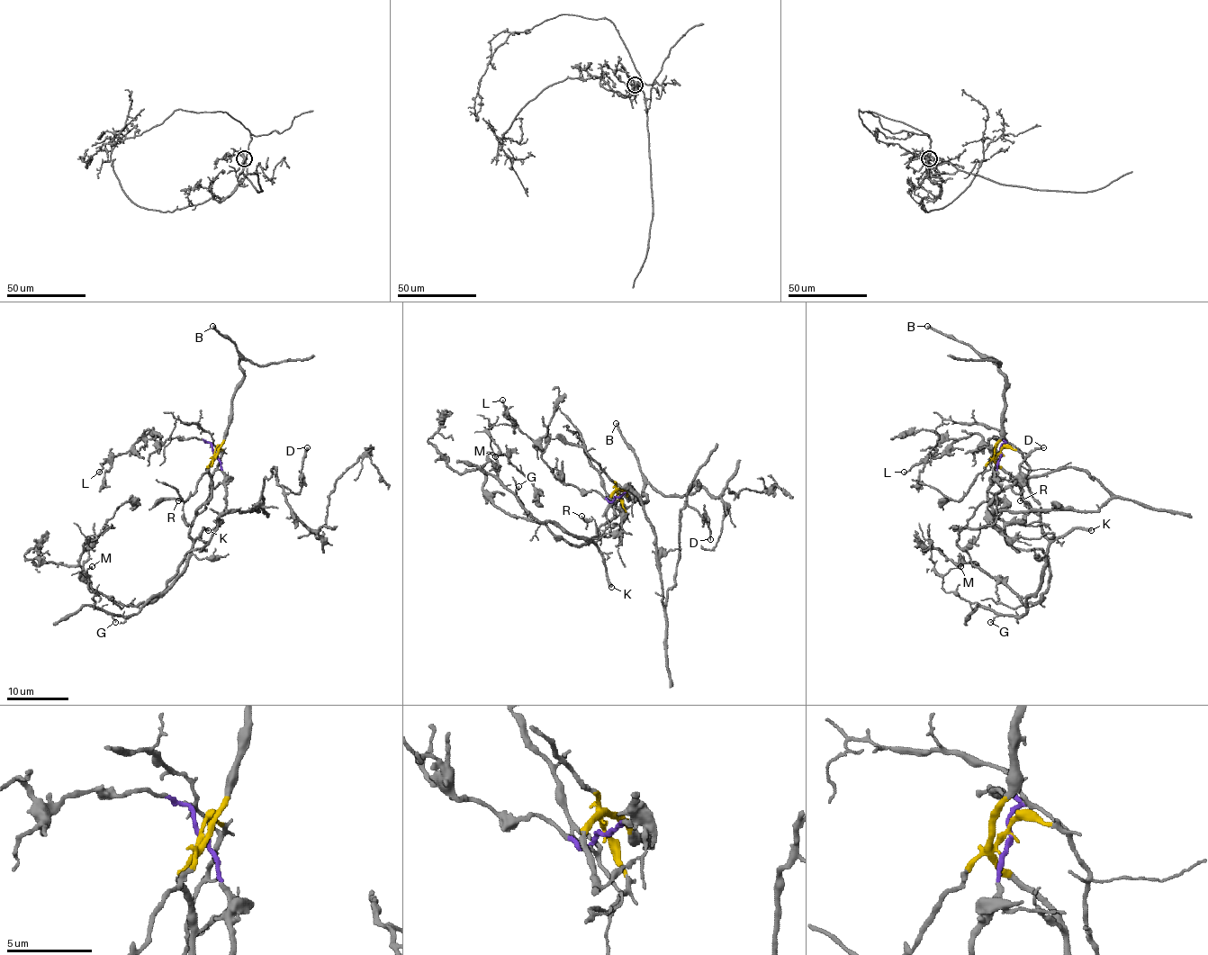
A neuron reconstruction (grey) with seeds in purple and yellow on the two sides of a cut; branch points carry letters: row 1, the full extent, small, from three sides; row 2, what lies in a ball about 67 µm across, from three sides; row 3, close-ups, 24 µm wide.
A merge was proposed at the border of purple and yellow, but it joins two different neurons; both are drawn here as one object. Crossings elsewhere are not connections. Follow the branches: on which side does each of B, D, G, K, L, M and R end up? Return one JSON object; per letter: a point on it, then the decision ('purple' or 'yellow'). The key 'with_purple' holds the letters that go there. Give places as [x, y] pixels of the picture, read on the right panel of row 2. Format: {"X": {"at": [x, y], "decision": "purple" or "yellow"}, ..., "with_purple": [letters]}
{"B": {"at": [927, 326], "decision": "yellow"}, "D": {"at": [1043, 447], "decision": "purple"}, "G": {"at": [990, 622], "decision": "yellow"}, "K": {"at": [1091, 530], "decision": "yellow"}, "L": {"at": [904, 472], "decision": "purple"}, "M": {"at": [960, 566], "decision": "yellow"}, "R": {"at": [1020, 500], "decision": "yellow"}, "with_purple": ["D", "L"]}

